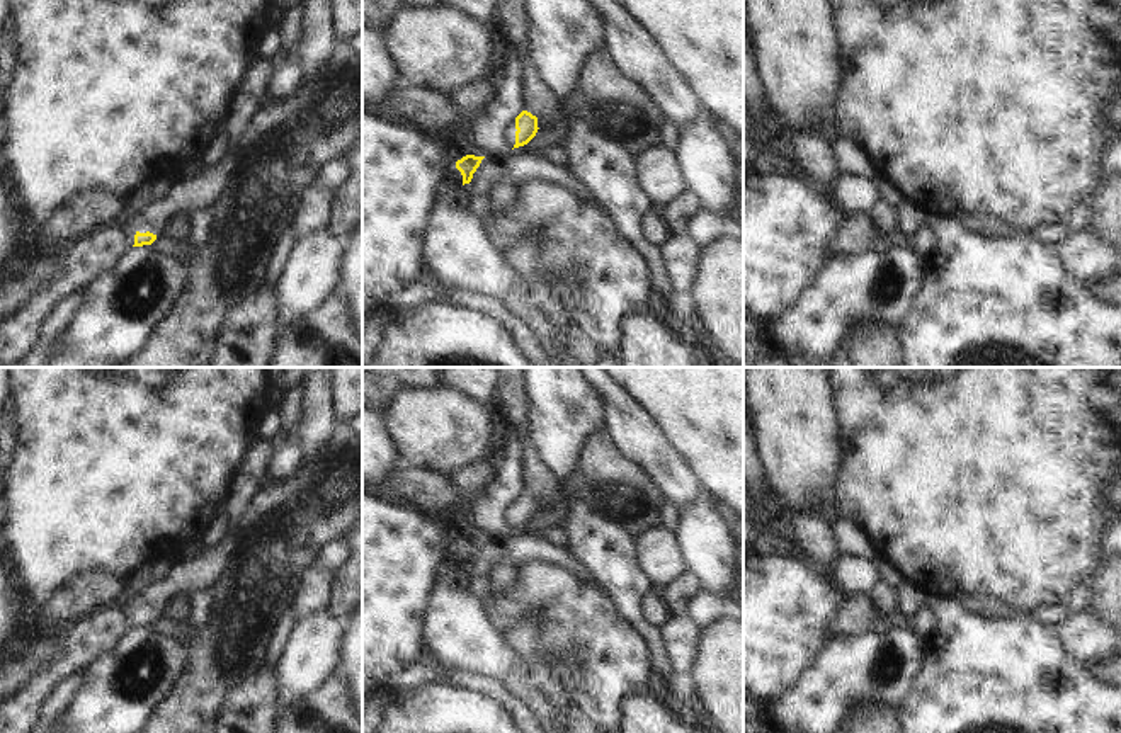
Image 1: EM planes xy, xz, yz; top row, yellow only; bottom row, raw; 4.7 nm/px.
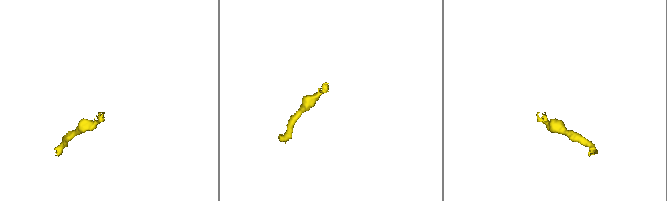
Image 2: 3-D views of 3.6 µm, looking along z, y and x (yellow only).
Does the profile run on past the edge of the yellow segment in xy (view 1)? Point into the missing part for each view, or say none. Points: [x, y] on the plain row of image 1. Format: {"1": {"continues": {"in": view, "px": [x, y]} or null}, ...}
{"1": {"continues": {"in": "xy", "px": [199, 572]}}}

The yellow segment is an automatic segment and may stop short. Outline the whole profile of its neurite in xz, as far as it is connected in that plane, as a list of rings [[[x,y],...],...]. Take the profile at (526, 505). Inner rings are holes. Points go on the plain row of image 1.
[[[522,492],[505,509],[505,527],[512,531],[527,526],[536,517],[538,510],[538,498]]]

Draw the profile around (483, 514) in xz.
[[[507,423],[497,474],[485,488],[469,495],[456,517],[456,524],[466,536],[488,537],[510,532],[505,527],[505,509],[522,493],[519,463],[519,440]]]

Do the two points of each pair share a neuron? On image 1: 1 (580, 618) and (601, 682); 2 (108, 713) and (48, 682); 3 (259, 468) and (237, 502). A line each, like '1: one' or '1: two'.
1: one
2: two
3: one

